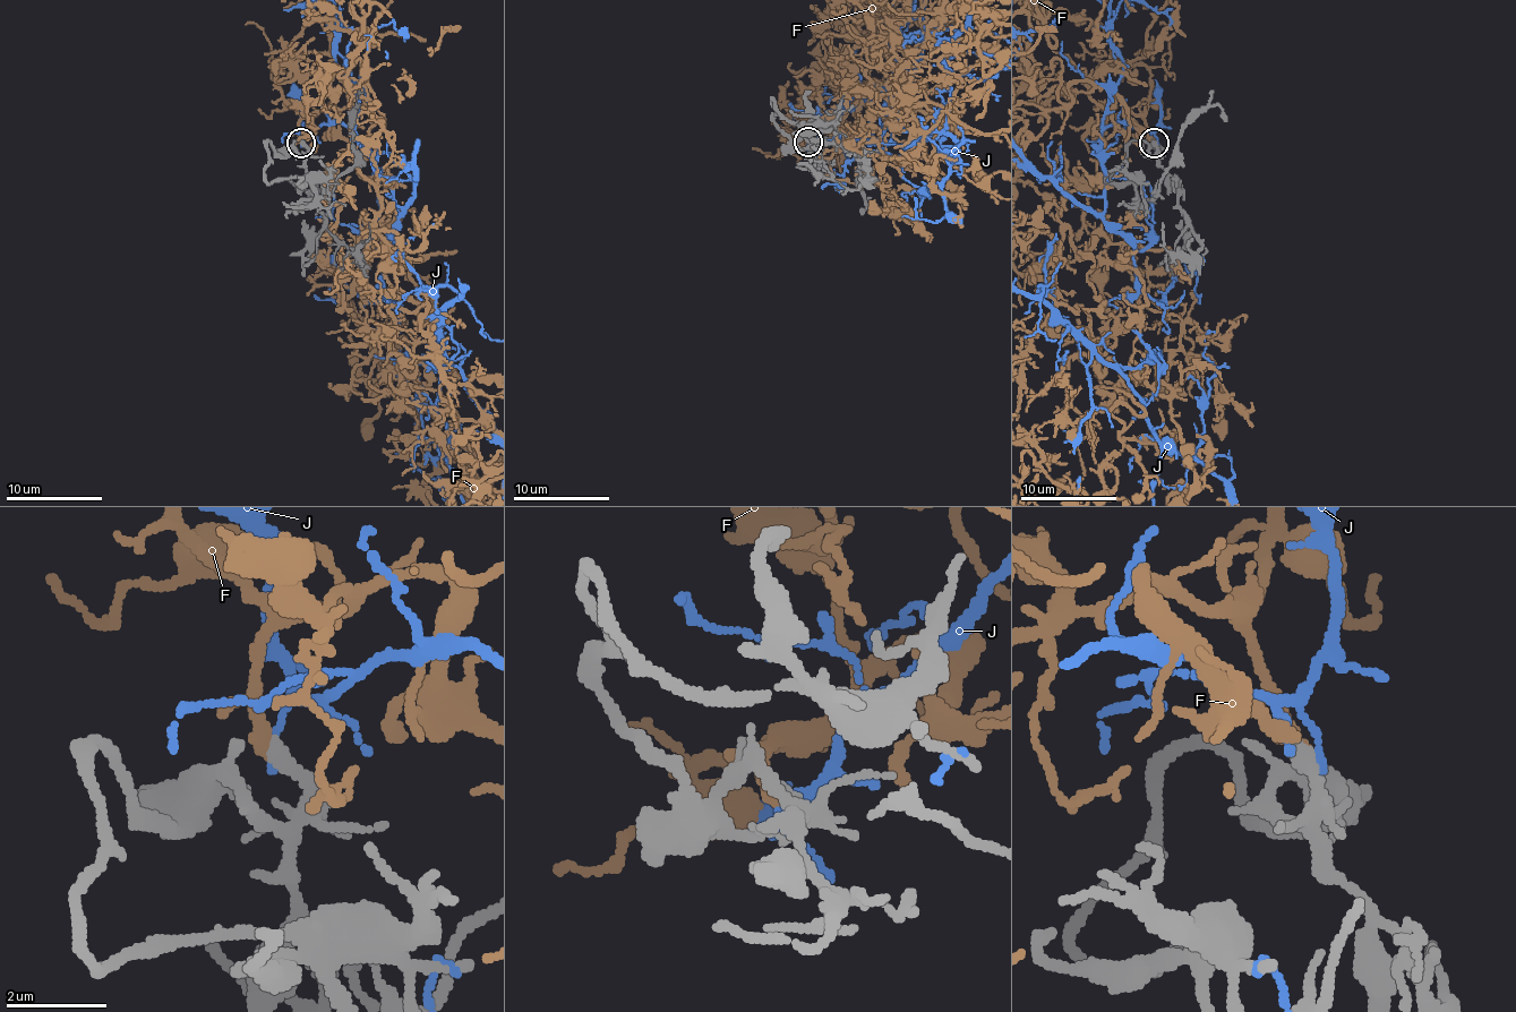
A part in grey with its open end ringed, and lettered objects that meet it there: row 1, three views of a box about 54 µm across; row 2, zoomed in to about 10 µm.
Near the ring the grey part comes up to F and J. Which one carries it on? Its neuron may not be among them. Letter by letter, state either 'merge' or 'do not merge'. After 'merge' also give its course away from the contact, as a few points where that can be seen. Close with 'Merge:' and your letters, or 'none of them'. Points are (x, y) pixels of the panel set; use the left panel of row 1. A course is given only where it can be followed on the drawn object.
F: merge
J: do not merge
Merge: F

